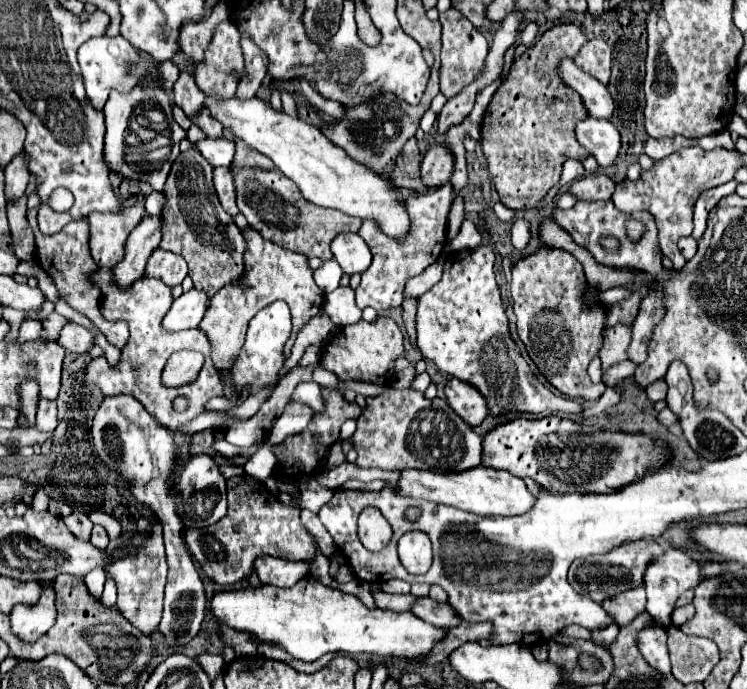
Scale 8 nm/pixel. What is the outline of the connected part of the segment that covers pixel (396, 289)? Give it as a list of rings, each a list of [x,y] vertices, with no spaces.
[[[444,184],[432,194],[410,194],[406,198],[404,206],[410,216],[412,230],[408,232],[408,238],[400,238],[400,242],[396,242],[396,238],[388,238],[380,230],[380,226],[376,226],[376,222],[364,220],[358,234],[370,246],[374,260],[372,260],[370,268],[366,272],[362,272],[362,282],[356,288],[356,306],[358,308],[372,306],[374,310],[386,310],[386,308],[400,306],[404,302],[404,288],[406,288],[408,278],[424,272],[430,264],[434,264],[440,258],[440,254],[444,250],[446,216],[450,212],[452,200],[454,200],[452,184]]]

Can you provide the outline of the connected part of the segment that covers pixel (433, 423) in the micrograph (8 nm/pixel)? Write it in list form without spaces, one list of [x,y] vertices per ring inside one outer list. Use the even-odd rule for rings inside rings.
[[[384,386],[382,394],[366,398],[366,408],[358,418],[358,428],[352,434],[350,444],[358,452],[356,464],[360,468],[462,472],[482,464],[482,436],[476,434],[460,416],[456,416],[444,400],[428,400],[424,398],[424,392],[414,388],[398,390],[394,386]],[[412,426],[418,426],[418,456],[412,454],[408,446]]]

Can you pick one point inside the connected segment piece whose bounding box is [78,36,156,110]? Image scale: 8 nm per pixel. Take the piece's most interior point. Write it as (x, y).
(106, 63)

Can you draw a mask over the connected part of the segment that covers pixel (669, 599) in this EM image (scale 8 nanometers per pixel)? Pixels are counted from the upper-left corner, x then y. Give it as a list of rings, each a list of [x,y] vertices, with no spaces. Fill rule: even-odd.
[[[670,548],[666,550],[666,554],[662,558],[656,558],[646,574],[644,574],[644,588],[646,588],[646,596],[648,596],[648,604],[646,604],[646,612],[652,614],[652,618],[656,622],[660,622],[660,626],[668,628],[670,626],[670,614],[674,610],[676,600],[686,592],[686,590],[694,590],[696,586],[700,586],[700,582],[704,580],[702,576],[702,564],[692,560],[684,550],[680,548]]]

